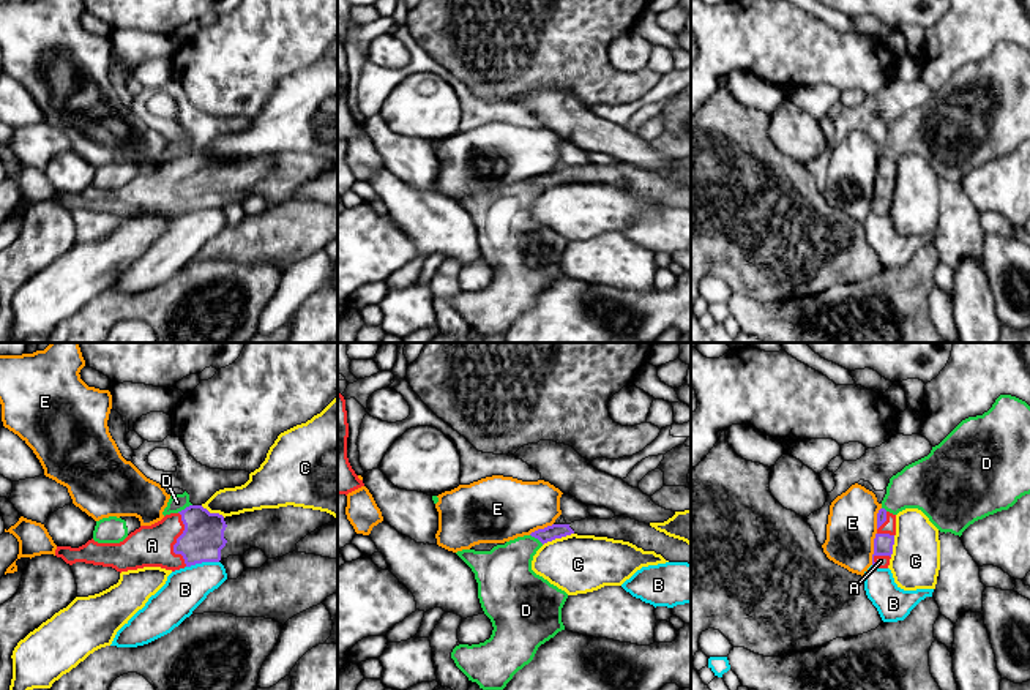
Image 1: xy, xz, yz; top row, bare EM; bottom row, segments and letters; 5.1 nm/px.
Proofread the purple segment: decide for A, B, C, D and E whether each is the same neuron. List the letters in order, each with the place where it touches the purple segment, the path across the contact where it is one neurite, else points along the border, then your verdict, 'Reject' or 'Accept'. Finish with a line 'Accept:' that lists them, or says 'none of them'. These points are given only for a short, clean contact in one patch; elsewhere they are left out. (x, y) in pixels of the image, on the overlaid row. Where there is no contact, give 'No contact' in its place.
A: Touches purple at xy (177, 540). Path across: xy (202, 539), (177, 540), (152, 545). Accept
B: Touches purple at xy (202, 561). Boundary: xy (218, 561), (202, 561), (186, 567). Reject
C: Touches purple at xz (557, 537). Boundary: xz (573, 532), (548, 540), (543, 545). Reject
D: Touches purple at xy (185, 509). Boundary: xy (191, 504), (177, 512). Reject
E: Touches purple at yz (874, 548). Boundary: yz (876, 532), (871, 564). Reject
Accept: A

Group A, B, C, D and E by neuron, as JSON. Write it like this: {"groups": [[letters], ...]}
{"groups": [["A"], ["B"], ["C"], ["D"], ["E"]]}

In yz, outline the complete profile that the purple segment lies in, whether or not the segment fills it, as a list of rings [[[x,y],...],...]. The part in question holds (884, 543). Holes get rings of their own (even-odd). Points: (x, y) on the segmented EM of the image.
[[[880,508],[877,513],[877,534],[874,538],[872,565],[888,568],[896,535],[896,515]]]

